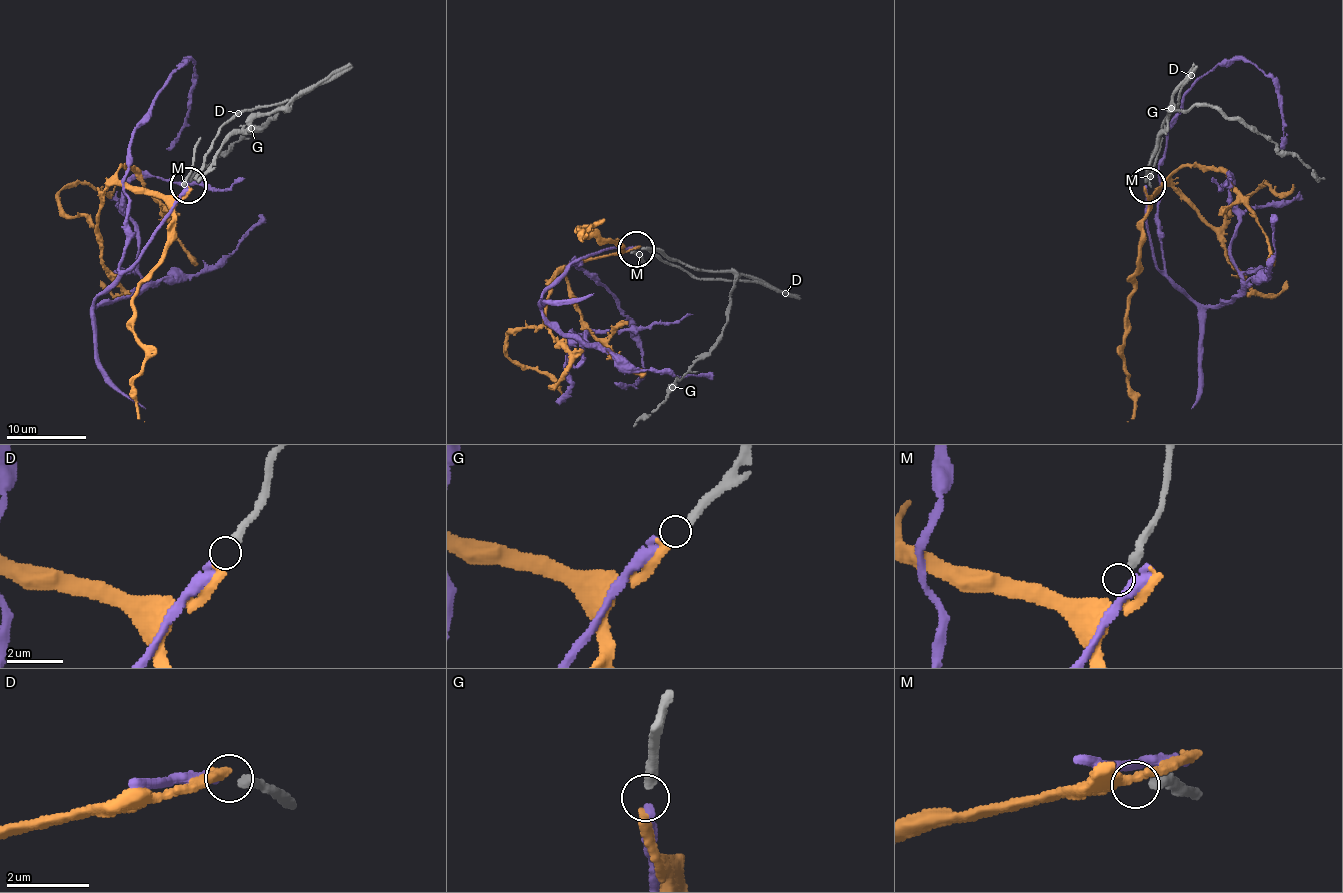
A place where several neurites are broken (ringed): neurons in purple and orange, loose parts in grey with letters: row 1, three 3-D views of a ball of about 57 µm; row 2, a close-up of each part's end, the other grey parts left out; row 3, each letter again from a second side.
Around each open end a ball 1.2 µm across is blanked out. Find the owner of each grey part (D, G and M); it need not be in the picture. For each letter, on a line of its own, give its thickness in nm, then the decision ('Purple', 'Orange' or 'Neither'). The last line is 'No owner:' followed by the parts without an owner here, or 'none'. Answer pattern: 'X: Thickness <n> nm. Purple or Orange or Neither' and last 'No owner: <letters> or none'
D: Thickness 260 nm. Purple
G: Thickness 280 nm. Orange
M: Thickness 260 nm. Neither
No owner: M

